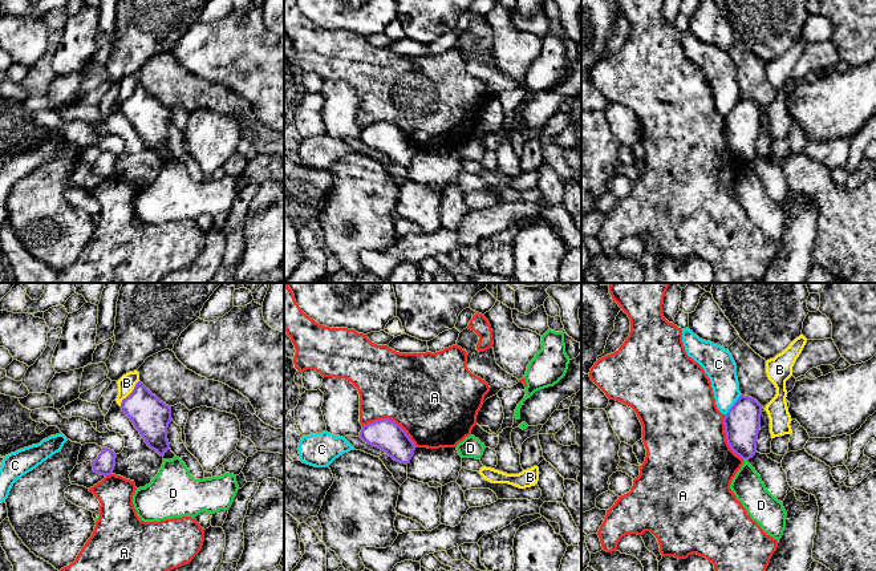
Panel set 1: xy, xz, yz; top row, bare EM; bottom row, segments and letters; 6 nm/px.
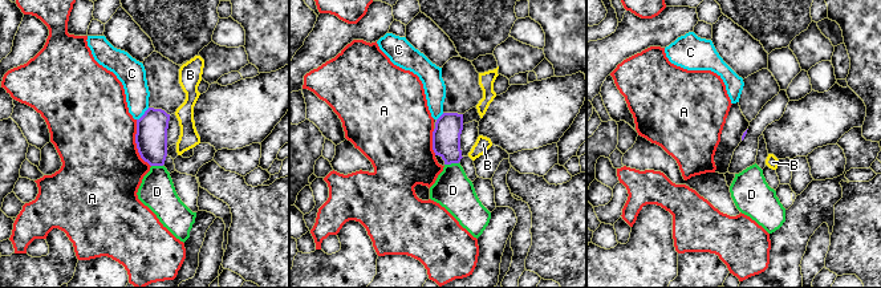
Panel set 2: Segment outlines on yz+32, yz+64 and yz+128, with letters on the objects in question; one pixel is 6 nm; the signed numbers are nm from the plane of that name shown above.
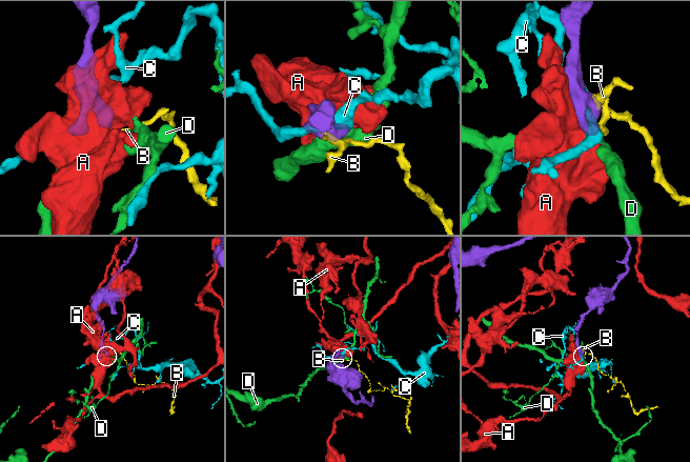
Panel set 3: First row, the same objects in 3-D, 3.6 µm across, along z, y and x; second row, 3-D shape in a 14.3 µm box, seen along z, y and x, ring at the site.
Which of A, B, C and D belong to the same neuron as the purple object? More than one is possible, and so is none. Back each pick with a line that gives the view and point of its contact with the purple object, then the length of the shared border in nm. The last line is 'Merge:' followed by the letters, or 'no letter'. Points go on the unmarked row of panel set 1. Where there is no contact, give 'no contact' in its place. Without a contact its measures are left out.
Merge: no letter

